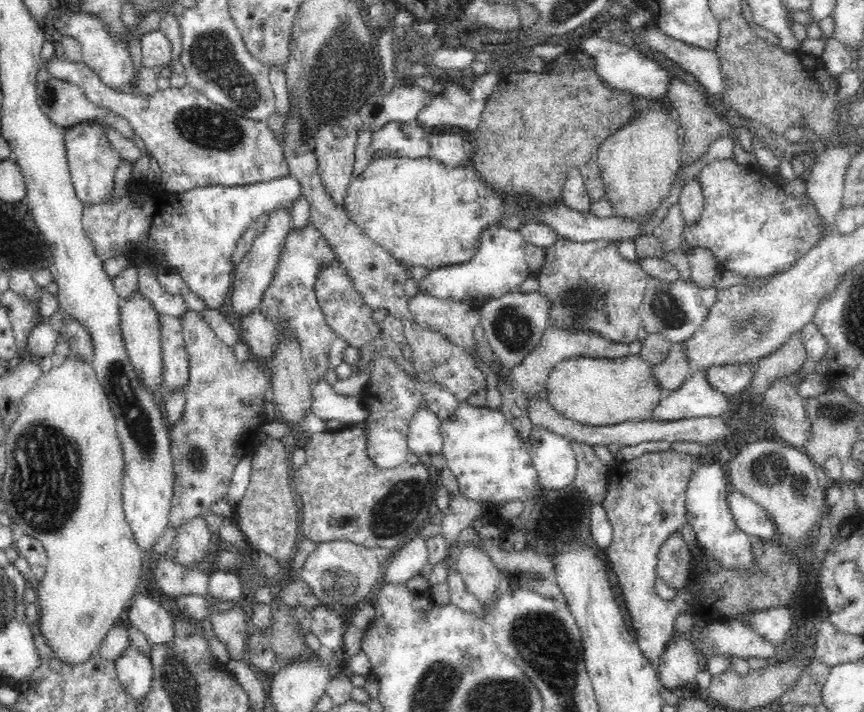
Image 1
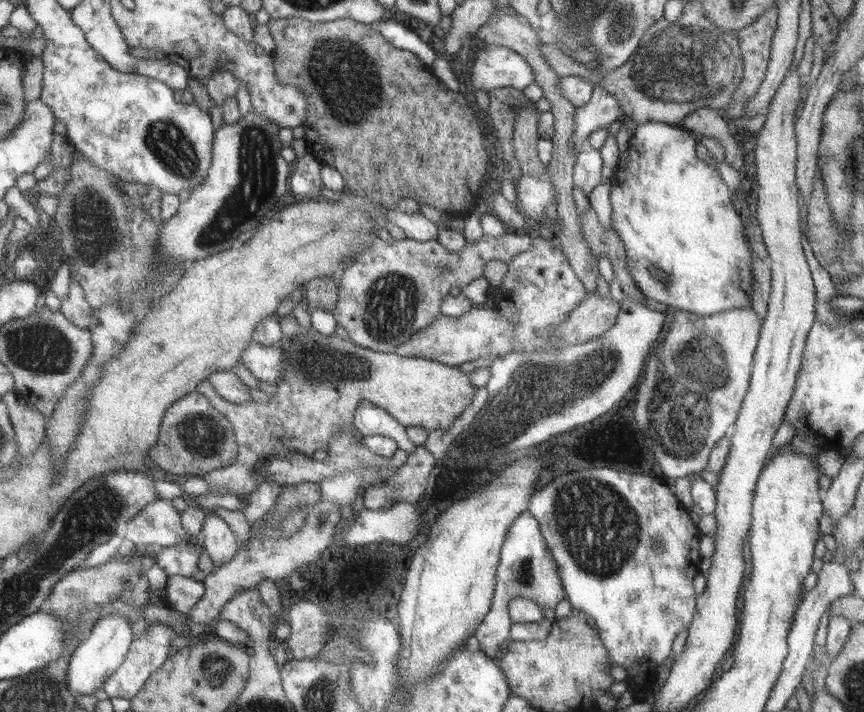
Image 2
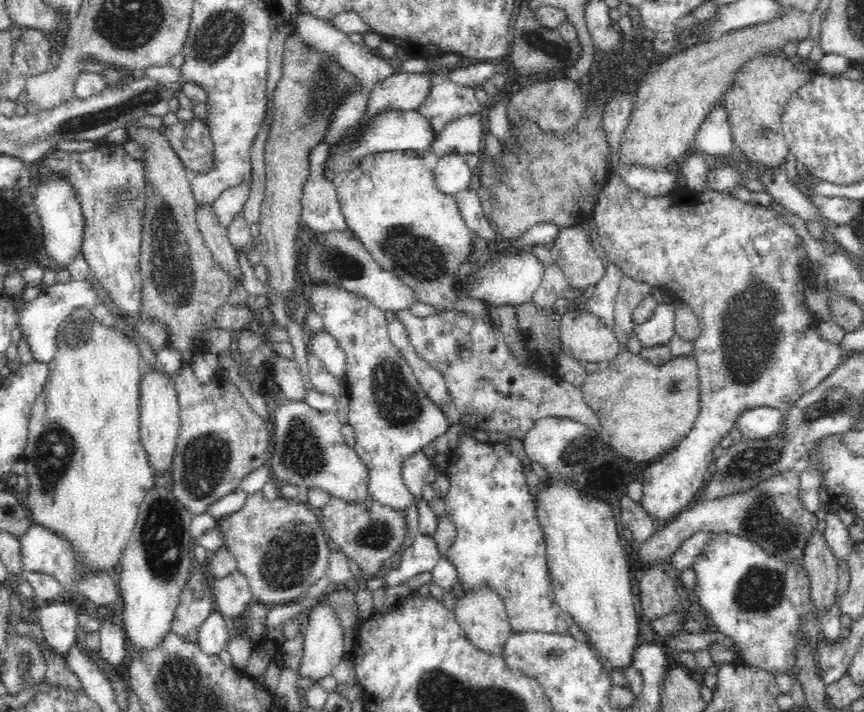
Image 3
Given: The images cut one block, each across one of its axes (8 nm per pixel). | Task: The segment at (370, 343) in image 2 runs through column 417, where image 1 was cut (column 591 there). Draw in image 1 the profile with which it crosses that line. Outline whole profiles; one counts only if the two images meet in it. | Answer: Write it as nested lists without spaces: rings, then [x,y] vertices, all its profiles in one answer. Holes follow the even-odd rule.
[[[564,237],[546,249],[545,261],[538,275],[538,294],[550,302],[548,326],[563,330],[589,331],[615,343],[632,344],[641,325],[641,302],[650,275],[639,260],[628,260],[617,249],[617,243],[604,239],[573,241]]]

